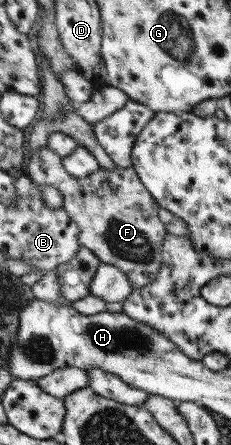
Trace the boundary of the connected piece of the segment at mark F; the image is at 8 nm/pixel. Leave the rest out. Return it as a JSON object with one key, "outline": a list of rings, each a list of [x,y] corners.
{"outline":[[[48,147],[37,151],[27,151],[29,162],[27,164],[28,175],[39,185],[52,185],[63,192],[64,208],[74,218],[81,230],[80,243],[88,246],[103,264],[116,265],[130,278],[131,285],[142,288],[152,284],[159,275],[163,261],[163,246],[166,239],[167,224],[160,216],[160,203],[142,182],[137,170],[131,166],[128,168],[105,169],[100,167],[93,175],[82,178],[73,177],[63,165],[63,157],[59,156]]]}

